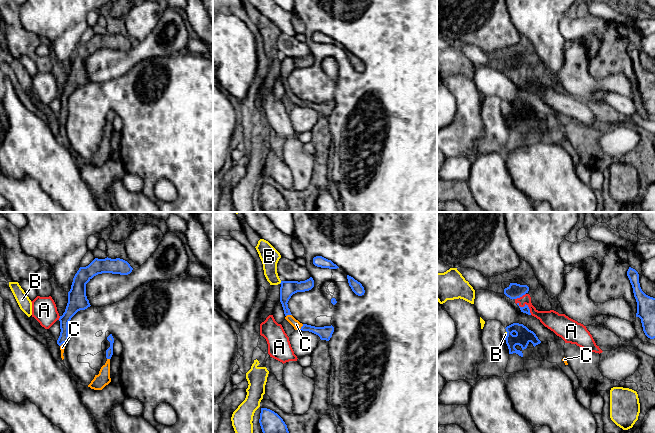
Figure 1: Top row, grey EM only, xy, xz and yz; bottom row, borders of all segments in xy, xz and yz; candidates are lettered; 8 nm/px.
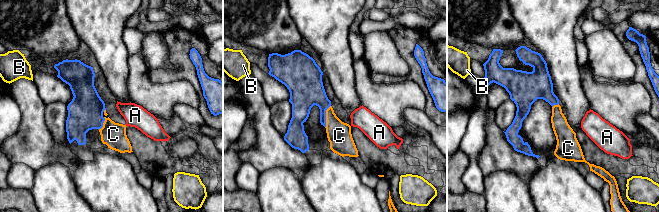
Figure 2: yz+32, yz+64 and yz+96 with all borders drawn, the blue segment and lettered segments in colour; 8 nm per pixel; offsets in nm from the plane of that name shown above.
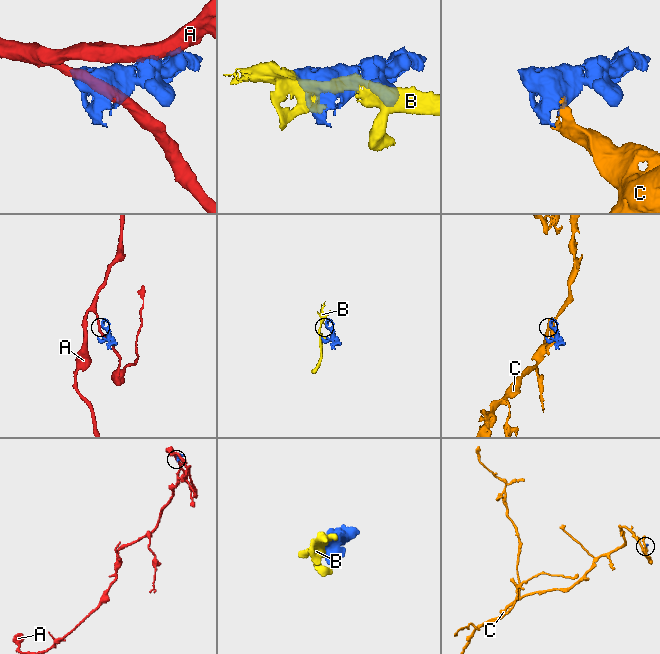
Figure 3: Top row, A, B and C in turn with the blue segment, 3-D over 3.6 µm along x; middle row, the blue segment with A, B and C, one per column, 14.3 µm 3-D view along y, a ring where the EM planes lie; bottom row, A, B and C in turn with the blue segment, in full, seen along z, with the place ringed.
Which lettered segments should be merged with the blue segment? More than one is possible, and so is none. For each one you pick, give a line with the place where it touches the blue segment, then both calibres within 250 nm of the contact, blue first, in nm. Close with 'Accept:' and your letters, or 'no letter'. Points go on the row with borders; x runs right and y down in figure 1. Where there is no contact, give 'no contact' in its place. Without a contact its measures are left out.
C: xz (288, 314) | 120/70 nm
Accept: C

